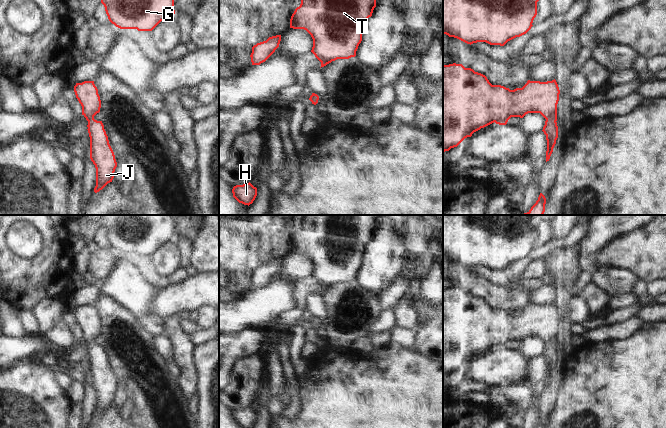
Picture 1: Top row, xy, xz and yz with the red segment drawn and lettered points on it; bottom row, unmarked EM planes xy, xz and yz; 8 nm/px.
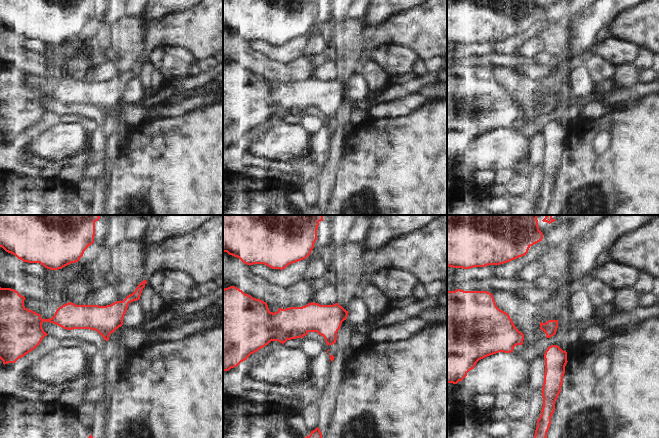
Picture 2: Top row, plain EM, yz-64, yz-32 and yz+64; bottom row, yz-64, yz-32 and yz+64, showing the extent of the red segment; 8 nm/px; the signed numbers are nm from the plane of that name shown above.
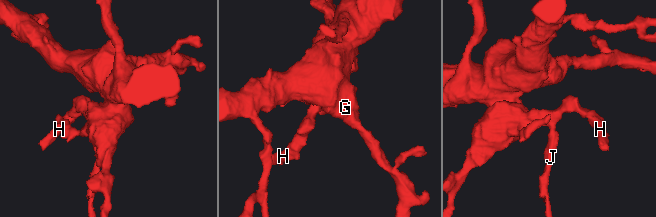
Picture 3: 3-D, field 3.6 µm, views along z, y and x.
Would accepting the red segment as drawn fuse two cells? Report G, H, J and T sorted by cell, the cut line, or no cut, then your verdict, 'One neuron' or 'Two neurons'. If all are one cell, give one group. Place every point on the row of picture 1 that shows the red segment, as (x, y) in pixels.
Groups: G H J T. No split. One neuron.

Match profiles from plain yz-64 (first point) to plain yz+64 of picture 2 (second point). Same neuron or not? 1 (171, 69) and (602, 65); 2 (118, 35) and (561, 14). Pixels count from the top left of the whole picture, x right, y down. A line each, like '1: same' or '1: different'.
1: different
2: different

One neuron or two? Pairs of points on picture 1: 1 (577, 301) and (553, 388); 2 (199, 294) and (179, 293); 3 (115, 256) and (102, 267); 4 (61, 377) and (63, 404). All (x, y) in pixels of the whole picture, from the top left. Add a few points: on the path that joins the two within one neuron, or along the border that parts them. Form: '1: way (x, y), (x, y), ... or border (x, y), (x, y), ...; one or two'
1: border (572, 297), (570, 300), (569, 318), (573, 323); two
2: way (194, 294), (184, 294); one
3: way (112, 257), (105, 264); one
4: border (54, 370), (57, 384), (66, 393); two

